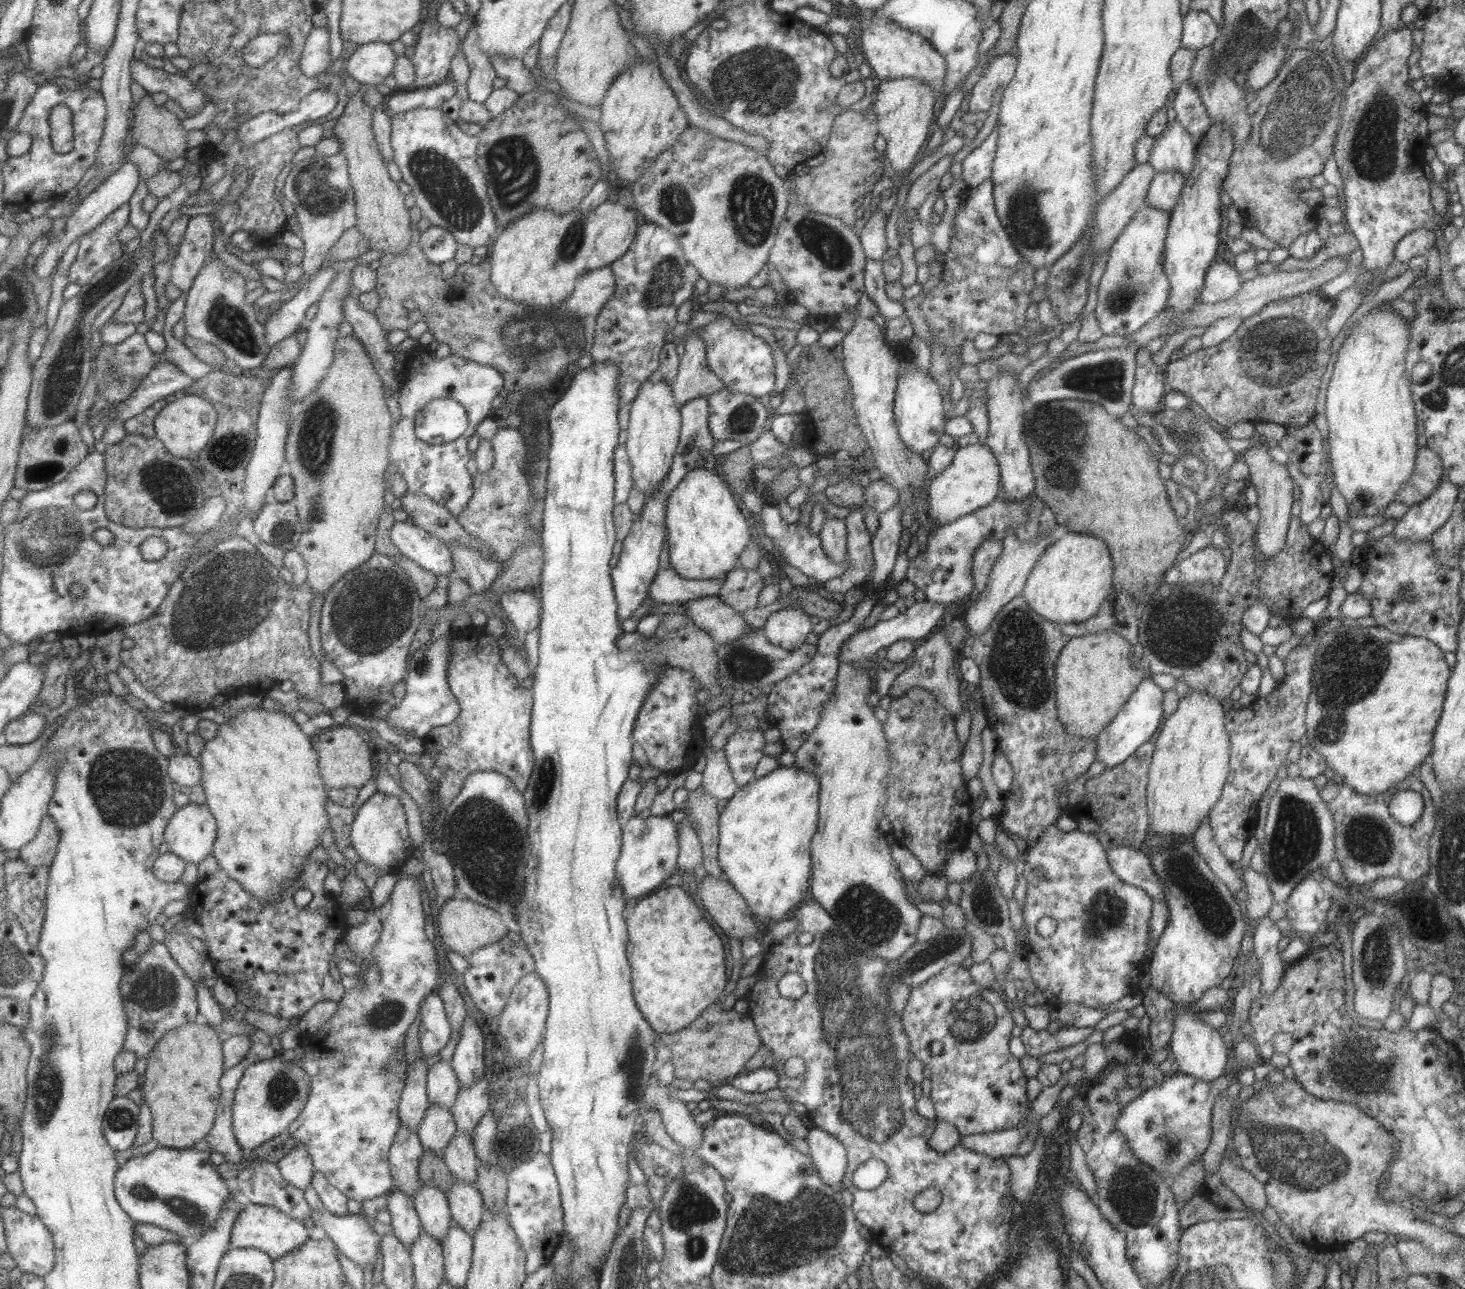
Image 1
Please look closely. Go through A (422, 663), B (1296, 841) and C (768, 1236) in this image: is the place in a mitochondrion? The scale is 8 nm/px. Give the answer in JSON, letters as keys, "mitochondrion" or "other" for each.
{"A":"mitochondrion","B":"mitochondrion","C":"mitochondrion"}

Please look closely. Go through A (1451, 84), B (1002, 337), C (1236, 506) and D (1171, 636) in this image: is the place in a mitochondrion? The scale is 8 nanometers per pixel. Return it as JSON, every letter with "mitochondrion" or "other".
{"A":"other","B":"other","C":"other","D":"mitochondrion"}

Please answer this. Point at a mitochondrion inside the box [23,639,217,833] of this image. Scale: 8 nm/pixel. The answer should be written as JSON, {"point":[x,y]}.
{"point":[125,786]}

